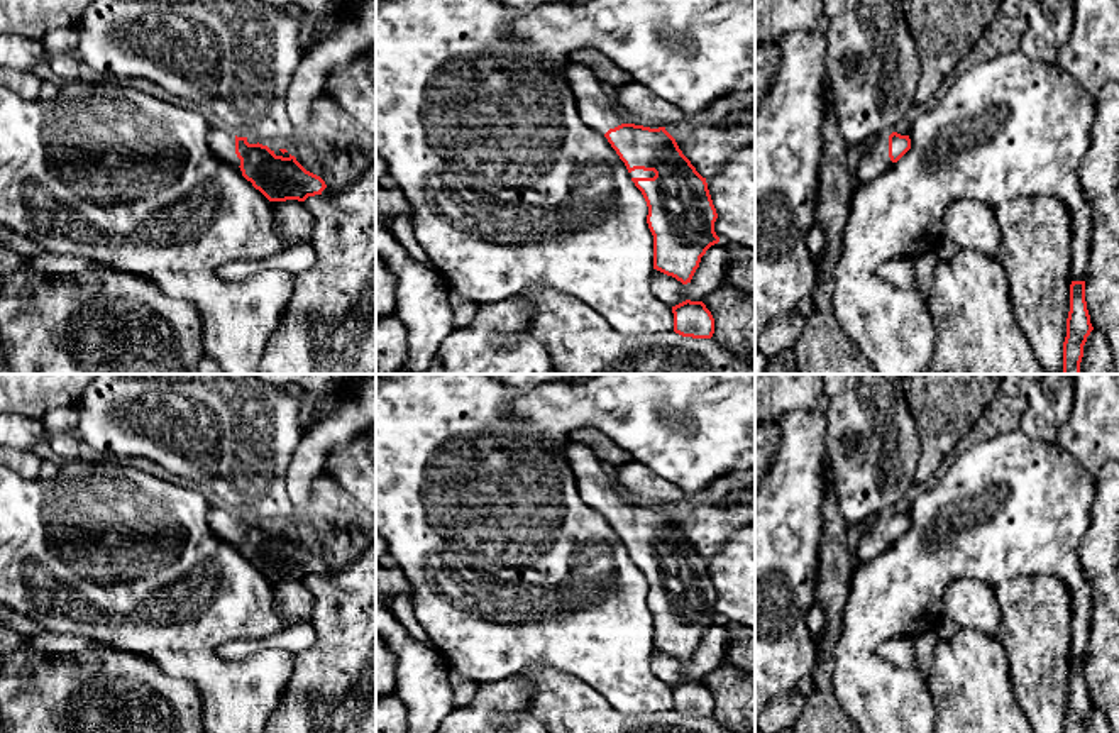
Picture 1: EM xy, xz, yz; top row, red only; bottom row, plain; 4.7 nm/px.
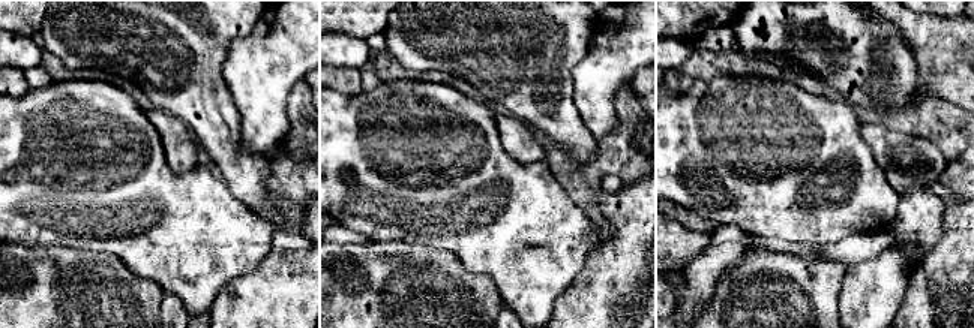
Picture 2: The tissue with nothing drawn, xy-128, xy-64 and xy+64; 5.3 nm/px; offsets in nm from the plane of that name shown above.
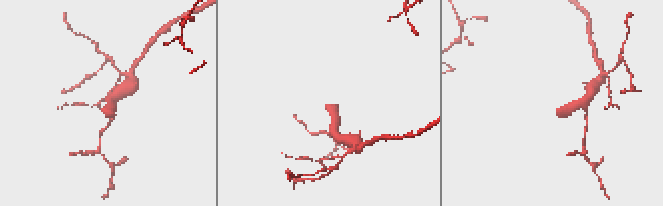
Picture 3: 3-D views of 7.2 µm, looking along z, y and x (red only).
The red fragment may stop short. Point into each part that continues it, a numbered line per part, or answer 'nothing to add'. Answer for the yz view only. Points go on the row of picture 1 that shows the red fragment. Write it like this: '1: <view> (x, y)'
1: yz (874, 158)

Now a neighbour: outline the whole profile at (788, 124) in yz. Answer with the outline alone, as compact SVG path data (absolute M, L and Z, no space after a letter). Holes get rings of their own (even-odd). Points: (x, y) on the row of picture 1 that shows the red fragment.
M787 32L770 42L779 47L779 69L755 112L755 344L772 318L813 296L819 283L819 257L809 254L806 237L818 218L821 127L830 105L824 34Z

